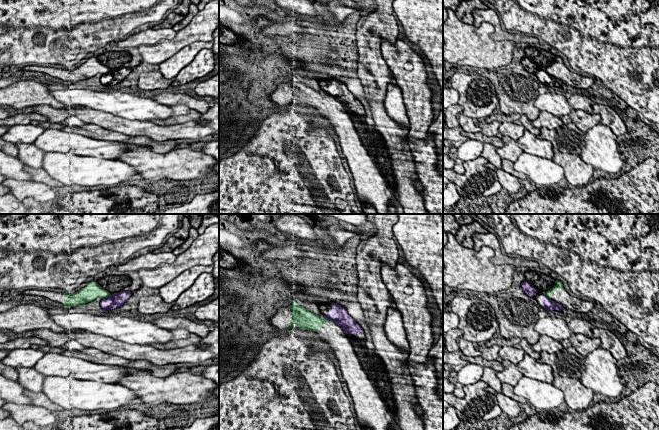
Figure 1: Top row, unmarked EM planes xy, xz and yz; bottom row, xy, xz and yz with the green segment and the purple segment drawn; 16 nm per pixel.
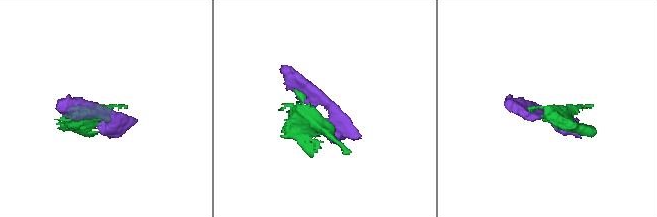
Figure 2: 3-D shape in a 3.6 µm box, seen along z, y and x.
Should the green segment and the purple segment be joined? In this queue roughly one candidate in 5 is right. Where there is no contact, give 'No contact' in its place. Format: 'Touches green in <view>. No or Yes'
Touches green in xz. No

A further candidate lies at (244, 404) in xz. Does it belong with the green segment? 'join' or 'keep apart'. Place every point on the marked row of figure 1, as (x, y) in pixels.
keep apart

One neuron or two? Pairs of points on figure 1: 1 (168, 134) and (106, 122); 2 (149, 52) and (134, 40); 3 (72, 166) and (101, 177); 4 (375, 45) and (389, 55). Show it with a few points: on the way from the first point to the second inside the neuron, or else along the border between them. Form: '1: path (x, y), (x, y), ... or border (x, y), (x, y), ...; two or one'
1: path (153, 131), (148, 128), (130, 128), (121, 125); one
2: border (153, 44), (140, 44), (137, 47); two
3: path (79, 170), (94, 171); one
4: border (397, 37), (393, 43), (381, 40), (390, 70); two

